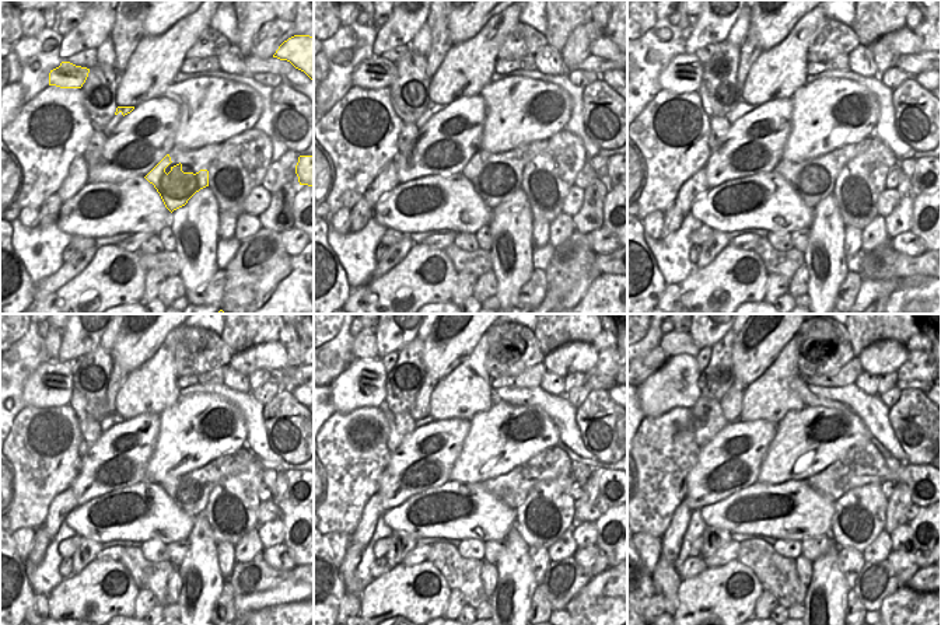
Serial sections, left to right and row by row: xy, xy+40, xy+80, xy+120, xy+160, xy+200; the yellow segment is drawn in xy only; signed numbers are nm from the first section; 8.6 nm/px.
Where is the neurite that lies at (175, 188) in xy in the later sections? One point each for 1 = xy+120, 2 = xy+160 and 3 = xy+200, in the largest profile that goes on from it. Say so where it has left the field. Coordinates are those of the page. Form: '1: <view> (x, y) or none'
1: xy+120 (193, 499)
2: xy+160 (513, 496)
3: xy+200 (877, 471)

